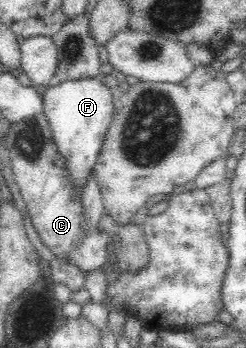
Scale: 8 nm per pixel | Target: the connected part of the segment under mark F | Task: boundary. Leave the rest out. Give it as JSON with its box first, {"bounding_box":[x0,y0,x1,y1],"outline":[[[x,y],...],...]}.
{"bounding_box":[42,77,117,188],"outline":[[[80,77],[62,81],[58,85],[50,85],[42,93],[44,114],[51,125],[53,140],[59,155],[64,157],[64,167],[75,187],[82,188],[86,183],[86,177],[92,171],[92,165],[96,163],[115,114],[116,92],[117,90],[110,89],[98,77]]]}

